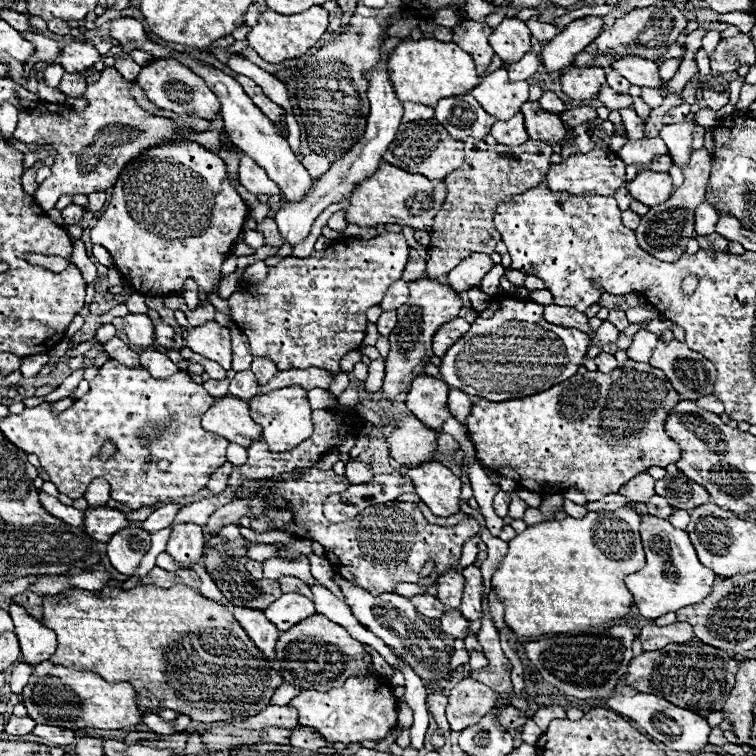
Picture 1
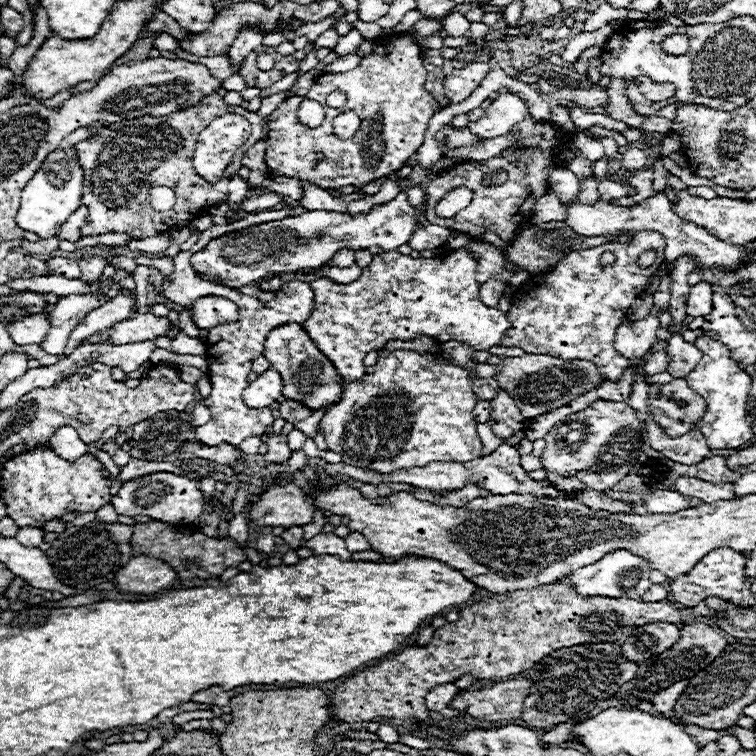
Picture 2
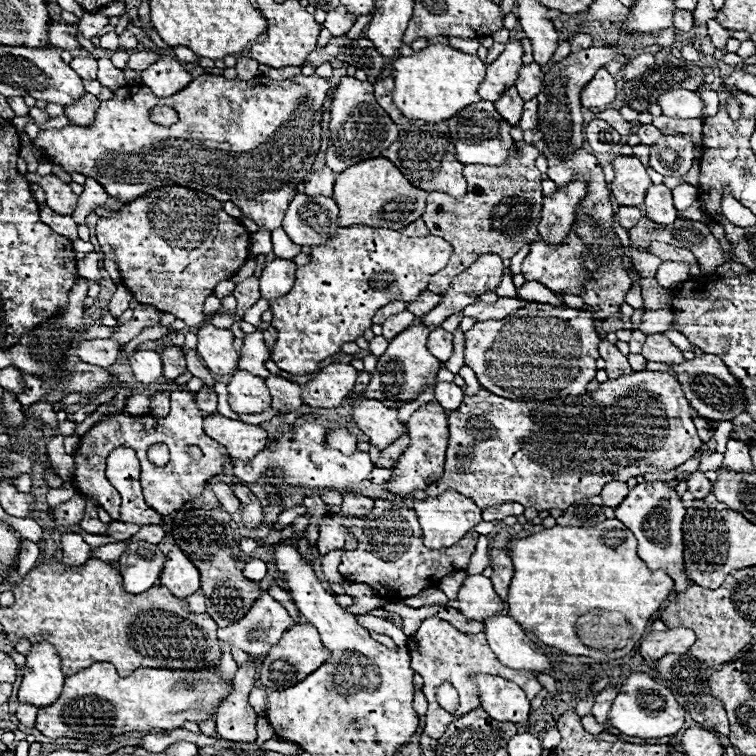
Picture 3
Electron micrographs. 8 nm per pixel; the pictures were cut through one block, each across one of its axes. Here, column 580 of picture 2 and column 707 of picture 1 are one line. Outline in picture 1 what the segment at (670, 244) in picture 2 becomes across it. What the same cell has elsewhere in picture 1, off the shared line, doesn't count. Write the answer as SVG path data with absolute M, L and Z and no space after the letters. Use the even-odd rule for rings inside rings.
M700 204L696 208L696 236L706 236L716 228L718 212L710 204Z

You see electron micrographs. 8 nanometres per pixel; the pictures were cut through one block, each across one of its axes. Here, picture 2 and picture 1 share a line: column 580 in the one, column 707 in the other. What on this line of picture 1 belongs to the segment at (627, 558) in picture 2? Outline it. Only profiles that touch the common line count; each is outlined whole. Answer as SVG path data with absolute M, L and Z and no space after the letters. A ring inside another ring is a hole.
M648 514L646 518L642 518L640 536L646 552L646 566L636 574L626 576L624 582L634 596L634 604L638 606L638 612L644 618L654 620L664 616L666 612L676 612L678 608L704 600L712 592L712 584L716 582L718 576L700 564L696 550L684 530L674 528L664 518L656 518Z

